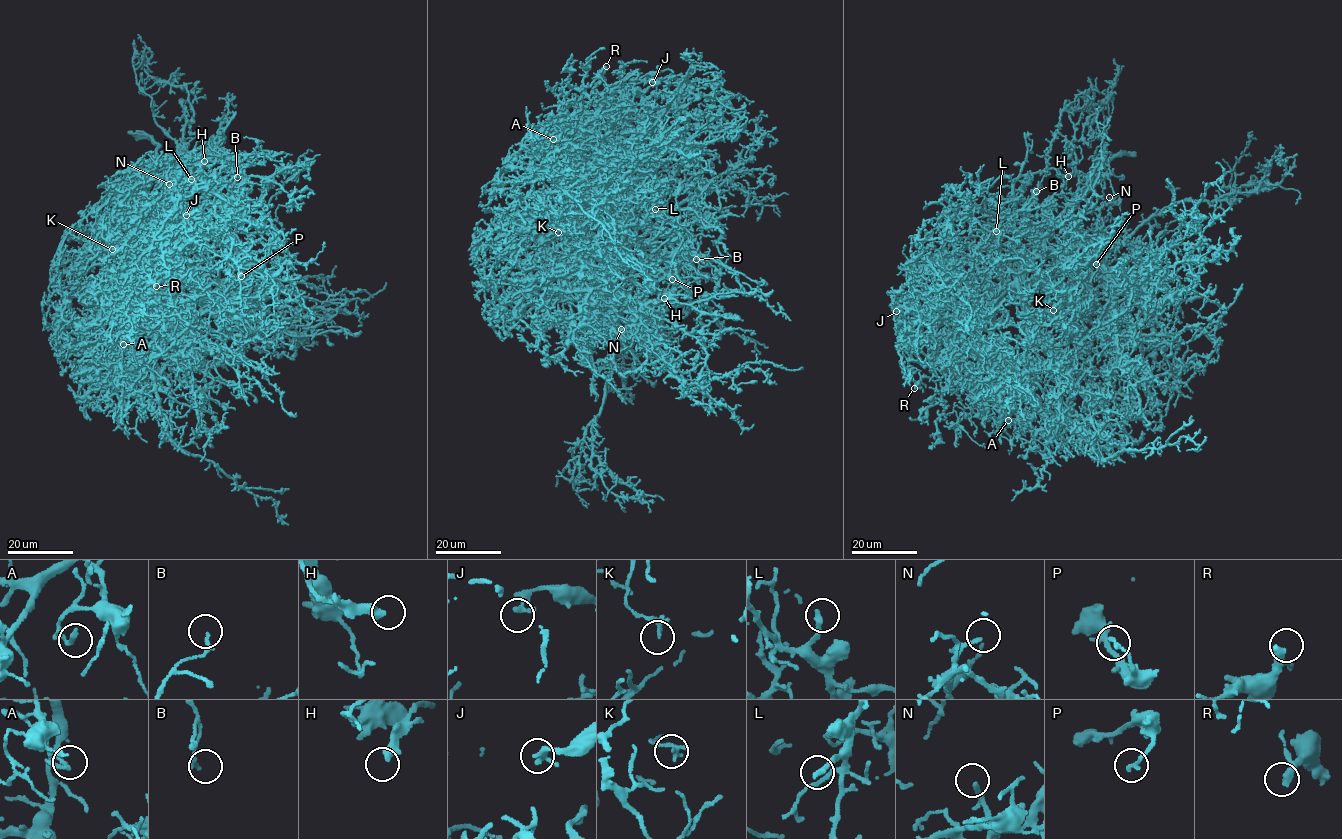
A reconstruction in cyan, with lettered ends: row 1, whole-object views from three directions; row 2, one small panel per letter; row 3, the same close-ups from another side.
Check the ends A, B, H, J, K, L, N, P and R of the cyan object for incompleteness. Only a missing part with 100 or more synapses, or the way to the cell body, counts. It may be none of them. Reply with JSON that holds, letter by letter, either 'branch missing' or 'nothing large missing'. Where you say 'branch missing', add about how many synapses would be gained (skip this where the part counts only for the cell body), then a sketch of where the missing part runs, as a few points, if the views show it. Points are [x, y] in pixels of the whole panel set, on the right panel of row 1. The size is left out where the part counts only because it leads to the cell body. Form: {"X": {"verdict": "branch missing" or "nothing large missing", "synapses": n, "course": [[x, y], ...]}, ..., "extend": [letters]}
{"A": {"verdict": "nothing large missing"}, "B": {"verdict": "nothing large missing"}, "H": {"verdict": "nothing large missing"}, "J": {"verdict": "nothing large missing"}, "K": {"verdict": "nothing large missing"}, "L": {"verdict": "branch missing", "synapses": 110, "course": [[996, 231], [980, 232], [970, 227], [972, 224]]}, "N": {"verdict": "nothing large missing"}, "P": {"verdict": "nothing large missing"}, "R": {"verdict": "branch missing", "synapses": 130, "course": [[914, 388], [904, 400], [900, 389], [897, 400], [900, 406]]}, "extend": ["L", "R"]}

